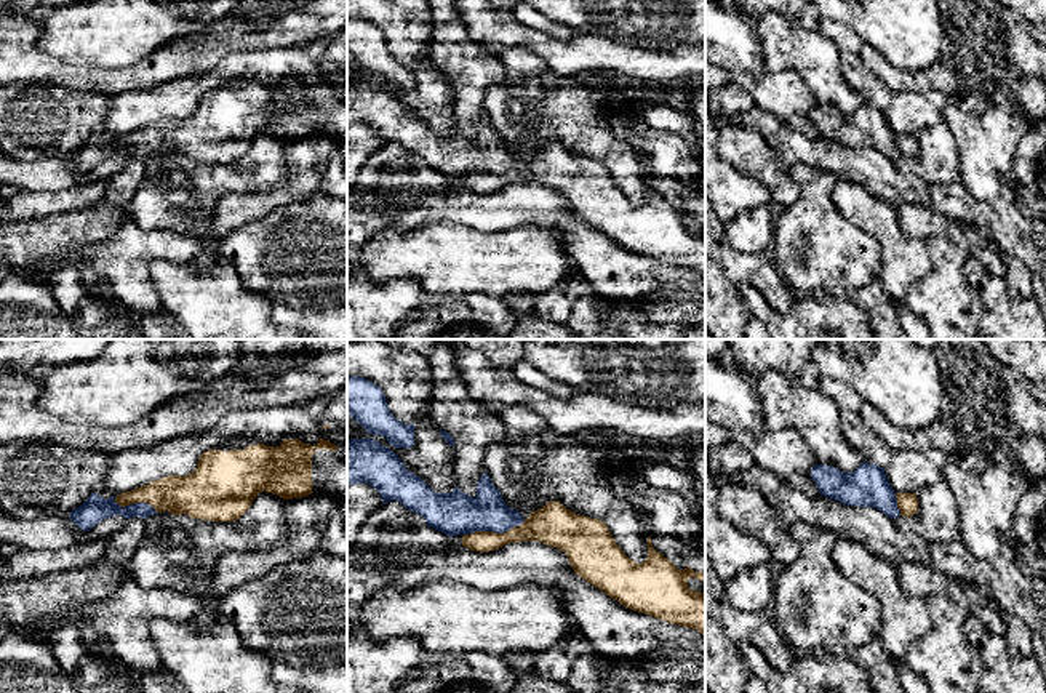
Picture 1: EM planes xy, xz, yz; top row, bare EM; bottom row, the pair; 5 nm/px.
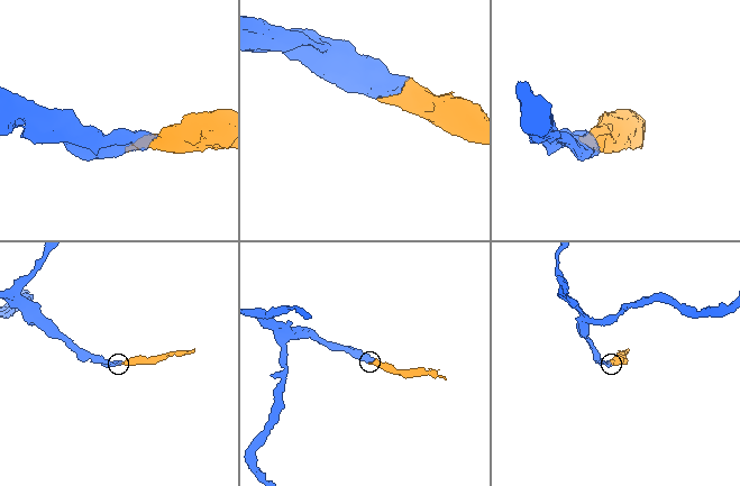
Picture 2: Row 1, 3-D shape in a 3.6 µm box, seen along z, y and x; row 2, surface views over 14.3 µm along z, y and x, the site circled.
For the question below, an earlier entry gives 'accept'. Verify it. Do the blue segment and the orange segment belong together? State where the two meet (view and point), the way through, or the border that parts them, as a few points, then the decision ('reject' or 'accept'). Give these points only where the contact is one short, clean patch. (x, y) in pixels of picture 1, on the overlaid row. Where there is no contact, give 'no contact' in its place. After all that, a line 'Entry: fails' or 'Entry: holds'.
xz (493, 530) | accept
Entry: holds

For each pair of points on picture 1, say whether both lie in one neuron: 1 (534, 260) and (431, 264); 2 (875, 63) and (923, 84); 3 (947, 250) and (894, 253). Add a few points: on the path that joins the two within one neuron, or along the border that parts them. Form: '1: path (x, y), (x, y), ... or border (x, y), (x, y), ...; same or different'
1: path (509, 263), (456, 263); same
2: path (886, 72), (898, 80), (912, 82); same
3: border (930, 260), (931, 271); different

